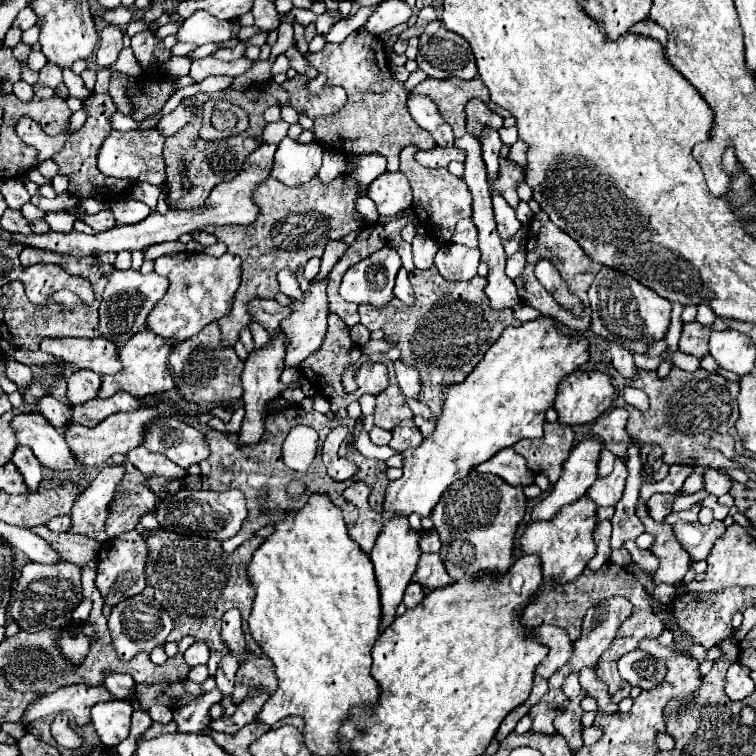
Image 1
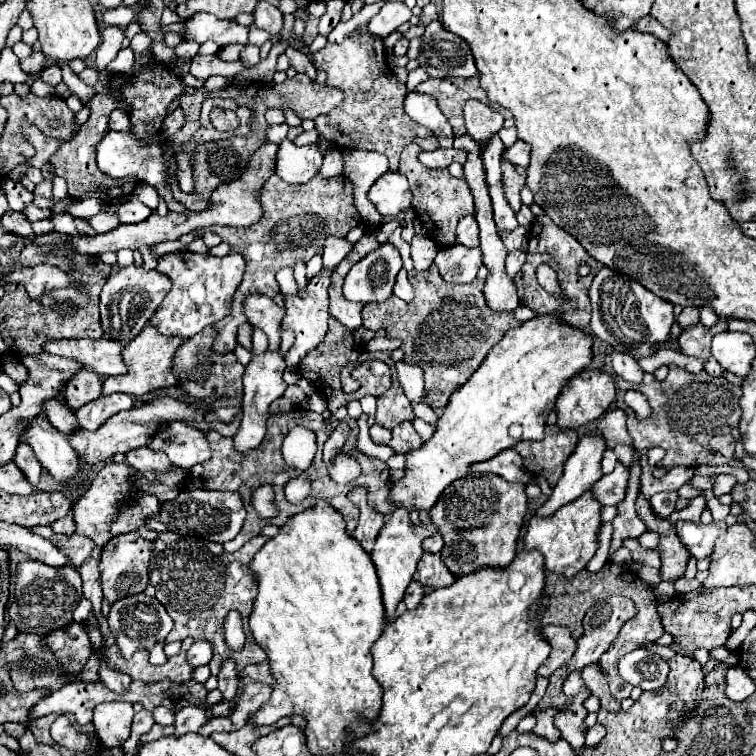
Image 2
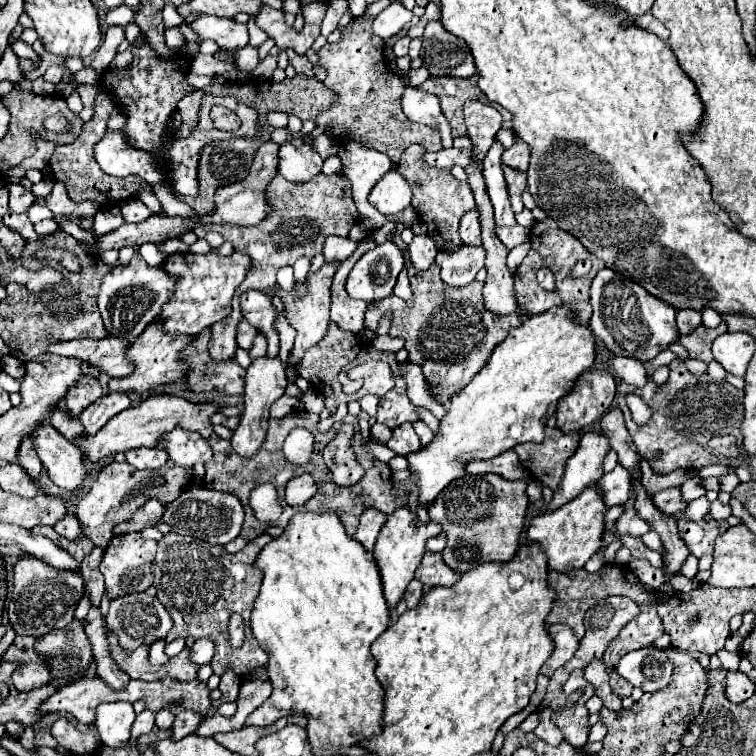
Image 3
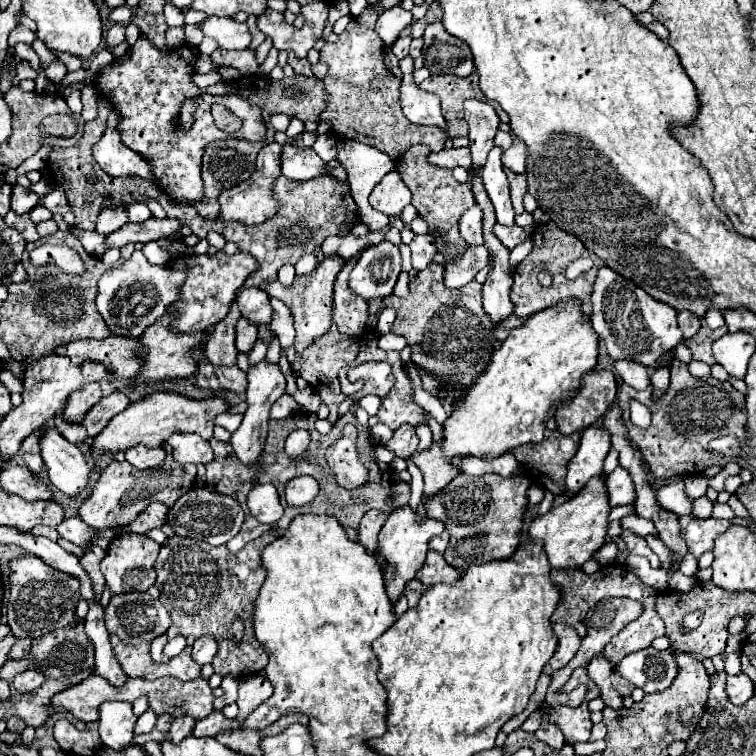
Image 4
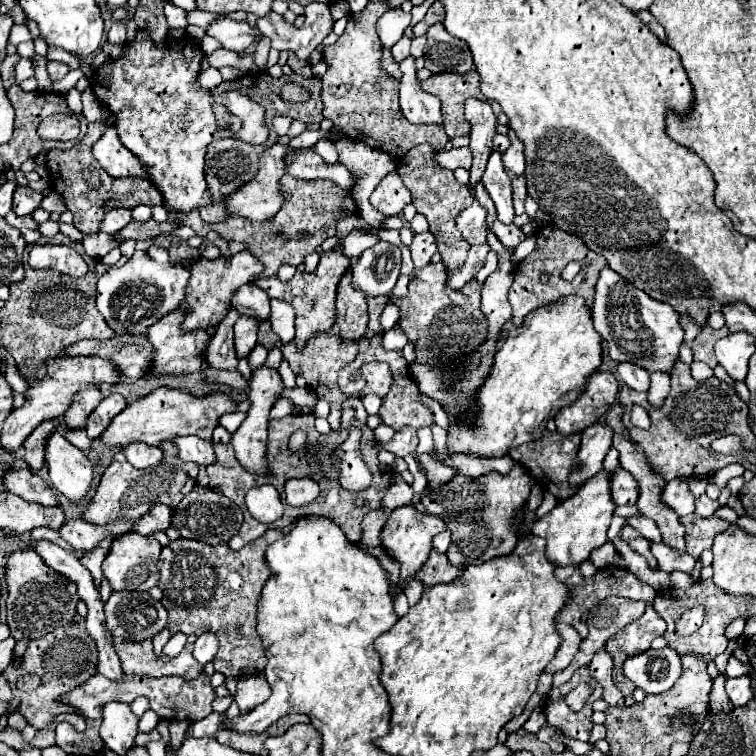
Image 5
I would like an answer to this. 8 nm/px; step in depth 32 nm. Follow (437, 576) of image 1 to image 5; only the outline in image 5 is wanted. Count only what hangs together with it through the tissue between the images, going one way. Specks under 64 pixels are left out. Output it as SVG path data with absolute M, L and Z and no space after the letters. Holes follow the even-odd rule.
M436 550L430 552L424 566L416 572L416 578L424 582L426 586L434 586L440 582L454 582L460 576L460 568L452 566L446 558L446 554L440 554Z

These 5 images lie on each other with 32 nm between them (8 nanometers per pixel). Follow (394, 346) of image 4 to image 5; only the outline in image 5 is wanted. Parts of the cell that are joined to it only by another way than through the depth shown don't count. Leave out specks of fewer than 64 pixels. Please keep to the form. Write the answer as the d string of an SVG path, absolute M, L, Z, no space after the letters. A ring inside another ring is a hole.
M392 328L390 332L386 332L384 334L384 338L382 338L382 344L386 346L386 350L402 350L406 344L408 344L408 340L406 340L406 336L404 334L400 334L400 330L396 330L396 328Z

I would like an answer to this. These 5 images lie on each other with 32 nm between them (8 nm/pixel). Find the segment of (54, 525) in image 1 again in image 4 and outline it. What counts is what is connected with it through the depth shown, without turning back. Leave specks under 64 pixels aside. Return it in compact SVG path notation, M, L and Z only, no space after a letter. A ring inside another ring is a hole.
M64 518L56 530L62 538L66 538L78 546L90 546L92 538L94 538L94 530L90 526L86 526L80 518Z

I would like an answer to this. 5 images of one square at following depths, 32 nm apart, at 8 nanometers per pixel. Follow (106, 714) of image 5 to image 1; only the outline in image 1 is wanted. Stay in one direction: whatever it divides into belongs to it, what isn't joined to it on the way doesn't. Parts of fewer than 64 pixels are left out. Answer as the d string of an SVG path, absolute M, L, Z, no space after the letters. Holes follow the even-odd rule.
M108 700L92 706L92 724L108 748L118 746L128 736L132 712L134 708L126 700Z

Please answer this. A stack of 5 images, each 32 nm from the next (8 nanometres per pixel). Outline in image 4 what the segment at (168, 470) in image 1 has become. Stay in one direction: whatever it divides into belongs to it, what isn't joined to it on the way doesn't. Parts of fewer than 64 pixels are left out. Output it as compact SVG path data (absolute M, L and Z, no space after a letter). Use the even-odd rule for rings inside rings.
M134 446L124 452L126 460L138 468L138 470L148 470L148 468L160 468L166 458L164 448L146 448L146 446Z

